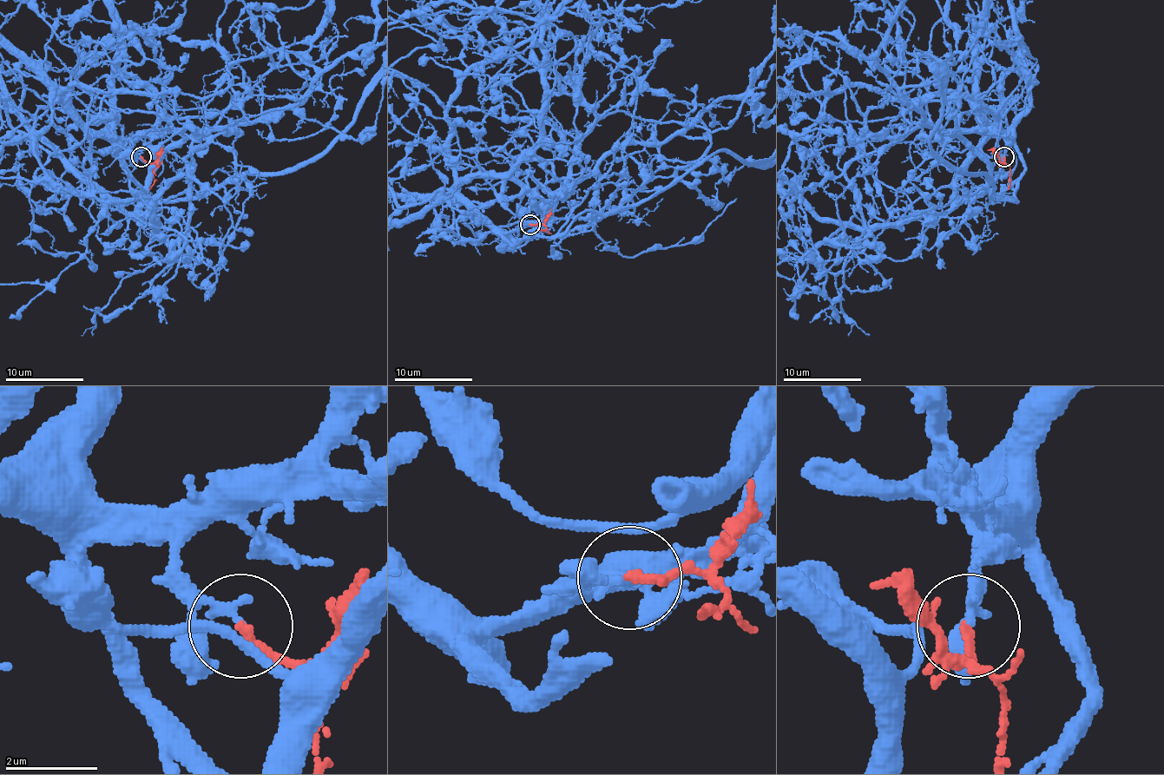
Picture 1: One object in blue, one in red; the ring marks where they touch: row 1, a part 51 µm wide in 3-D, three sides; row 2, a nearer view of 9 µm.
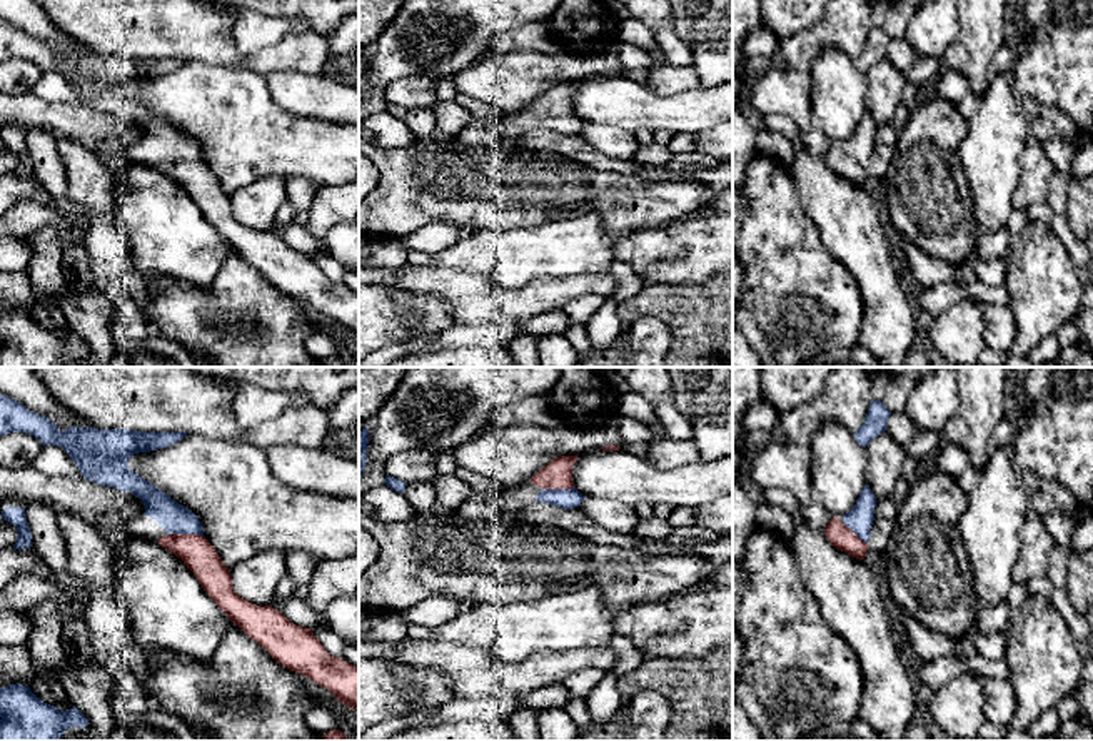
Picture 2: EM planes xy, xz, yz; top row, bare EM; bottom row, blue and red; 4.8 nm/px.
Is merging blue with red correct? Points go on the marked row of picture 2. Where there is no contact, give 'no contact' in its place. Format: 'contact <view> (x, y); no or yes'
contact xy (186, 533); yes

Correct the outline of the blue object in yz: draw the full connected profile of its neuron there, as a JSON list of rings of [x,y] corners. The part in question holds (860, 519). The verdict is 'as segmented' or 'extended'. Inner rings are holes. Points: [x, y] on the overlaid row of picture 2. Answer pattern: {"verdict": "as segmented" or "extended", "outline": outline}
{"verdict": "extended", "outline": [[[866,484],[849,512],[839,521],[833,517],[824,532],[828,541],[839,551],[856,559],[864,559],[869,549],[868,541],[874,521],[876,497]]]}

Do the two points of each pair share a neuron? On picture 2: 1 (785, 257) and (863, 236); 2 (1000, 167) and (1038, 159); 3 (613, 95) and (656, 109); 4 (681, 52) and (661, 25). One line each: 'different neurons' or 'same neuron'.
1: different neurons
2: different neurons
3: same neuron
4: same neuron

